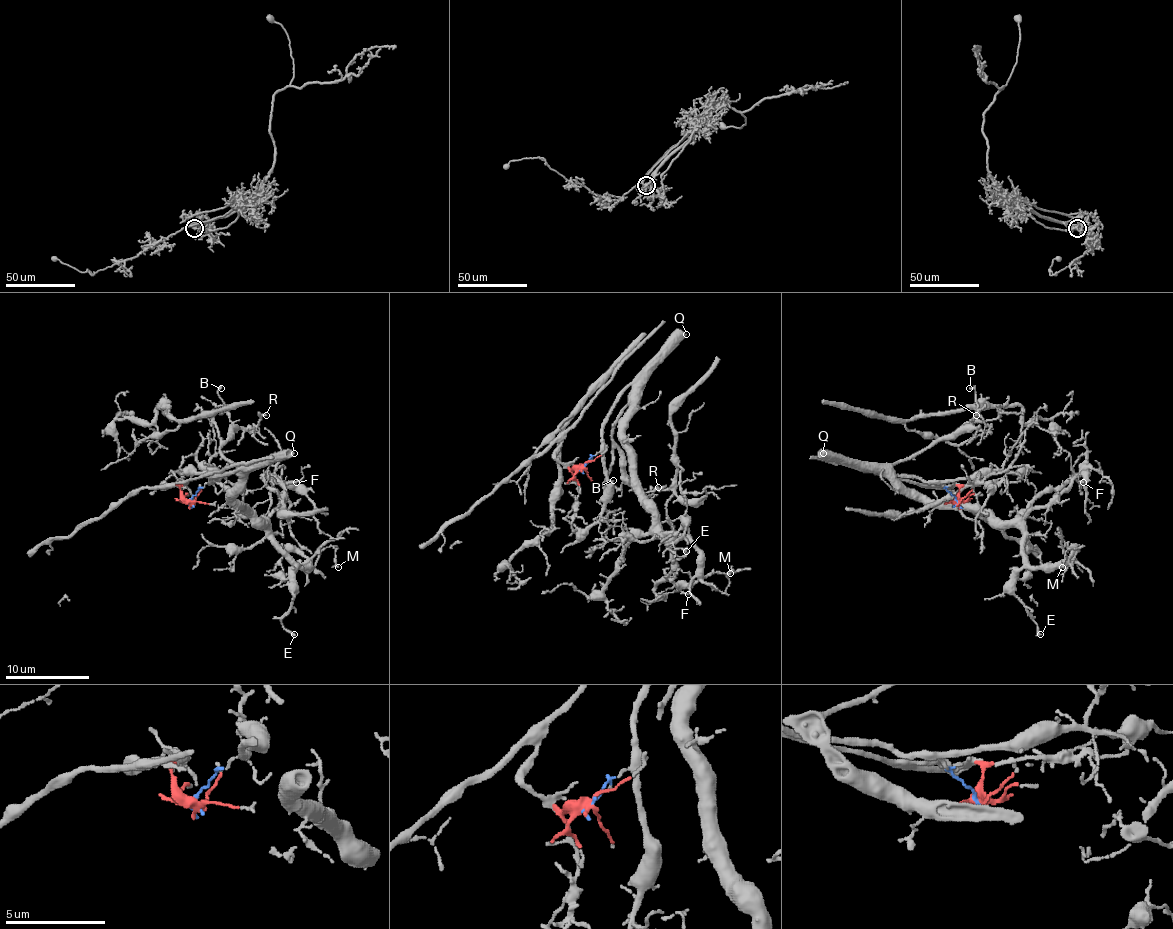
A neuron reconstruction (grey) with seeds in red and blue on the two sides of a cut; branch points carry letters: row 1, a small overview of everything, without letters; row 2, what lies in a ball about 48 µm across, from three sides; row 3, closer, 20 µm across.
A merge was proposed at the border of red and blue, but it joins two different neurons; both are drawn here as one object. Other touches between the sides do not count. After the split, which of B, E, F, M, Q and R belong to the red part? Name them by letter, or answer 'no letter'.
no letter

